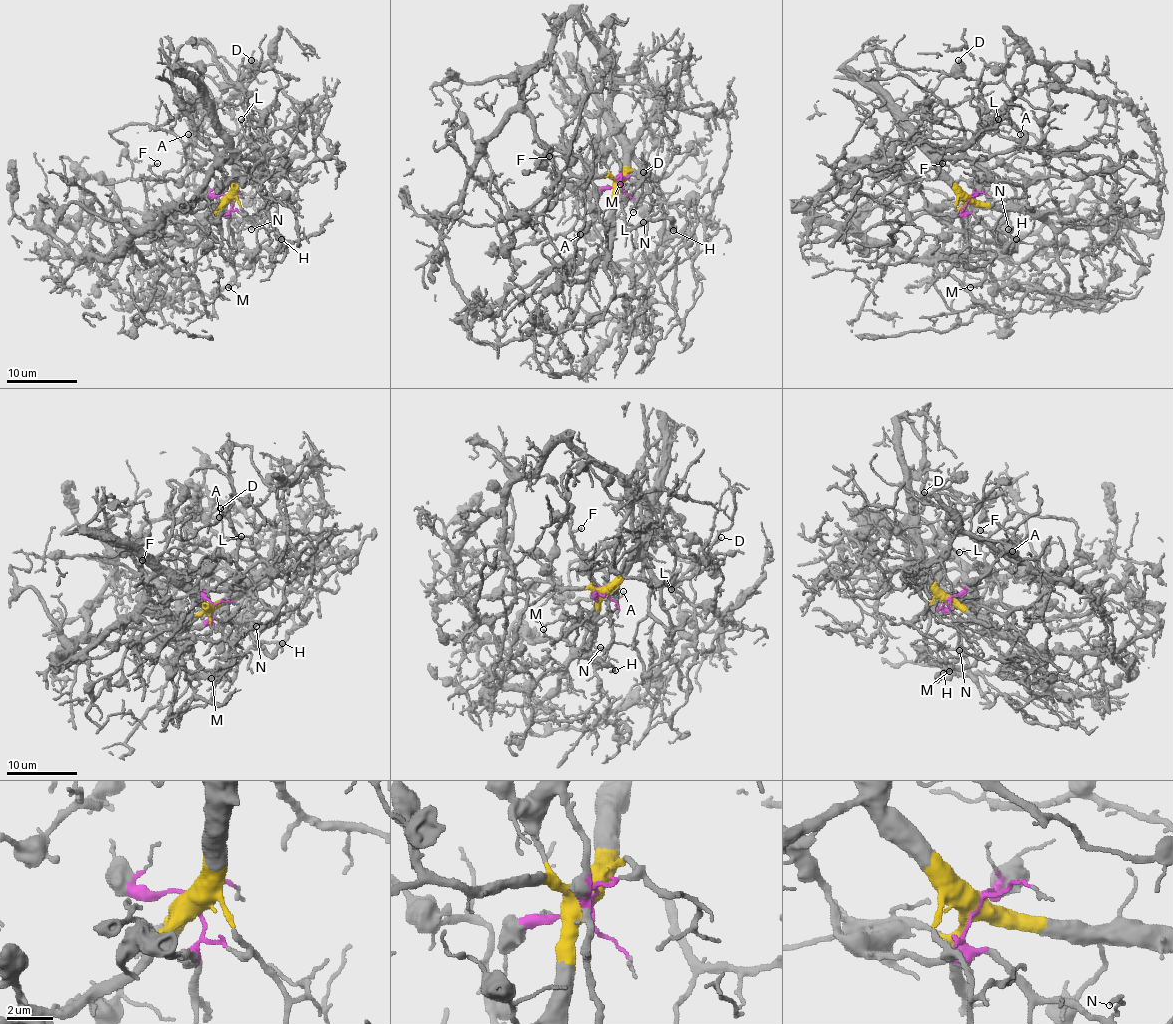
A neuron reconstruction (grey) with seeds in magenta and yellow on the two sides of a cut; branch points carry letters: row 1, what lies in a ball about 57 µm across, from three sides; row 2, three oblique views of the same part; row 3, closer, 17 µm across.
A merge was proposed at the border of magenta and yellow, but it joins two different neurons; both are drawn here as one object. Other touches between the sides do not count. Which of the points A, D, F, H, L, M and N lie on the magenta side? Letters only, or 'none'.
H, M, N

